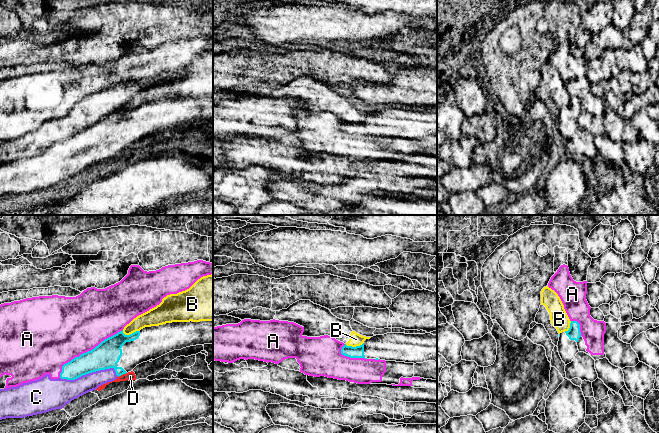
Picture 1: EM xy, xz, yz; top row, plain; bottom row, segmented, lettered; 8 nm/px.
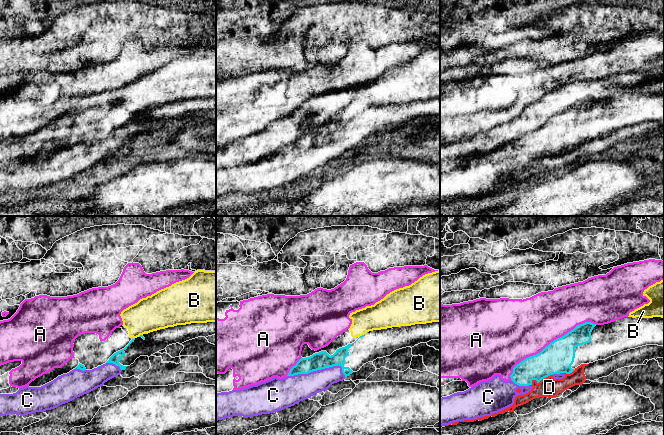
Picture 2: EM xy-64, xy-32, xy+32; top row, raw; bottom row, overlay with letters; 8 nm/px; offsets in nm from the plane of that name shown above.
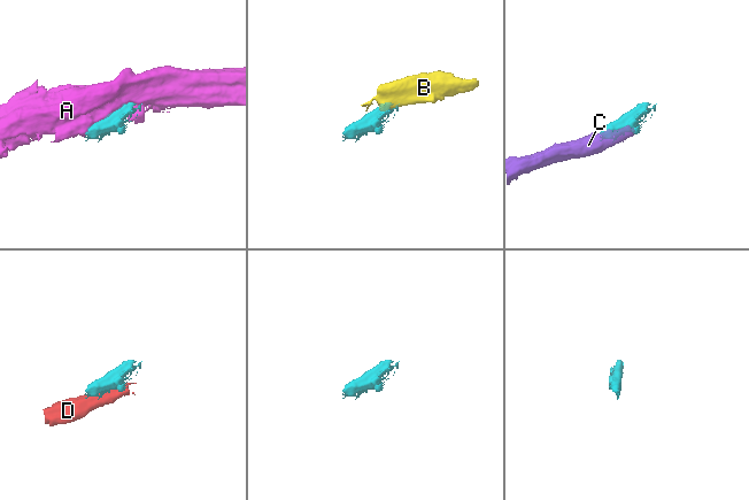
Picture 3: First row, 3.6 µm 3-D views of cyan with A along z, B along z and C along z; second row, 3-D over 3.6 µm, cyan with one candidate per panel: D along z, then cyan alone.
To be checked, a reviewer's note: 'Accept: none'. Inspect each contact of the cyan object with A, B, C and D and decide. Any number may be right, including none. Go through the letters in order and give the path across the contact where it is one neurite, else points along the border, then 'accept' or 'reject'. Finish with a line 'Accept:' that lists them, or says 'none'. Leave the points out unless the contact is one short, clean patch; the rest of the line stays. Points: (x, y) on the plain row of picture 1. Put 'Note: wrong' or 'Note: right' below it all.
A: reject
B: border xy (139, 106), (129, 110), (122, 108); reject
C: accept
D: reject
Accept: C
Note: wrong

